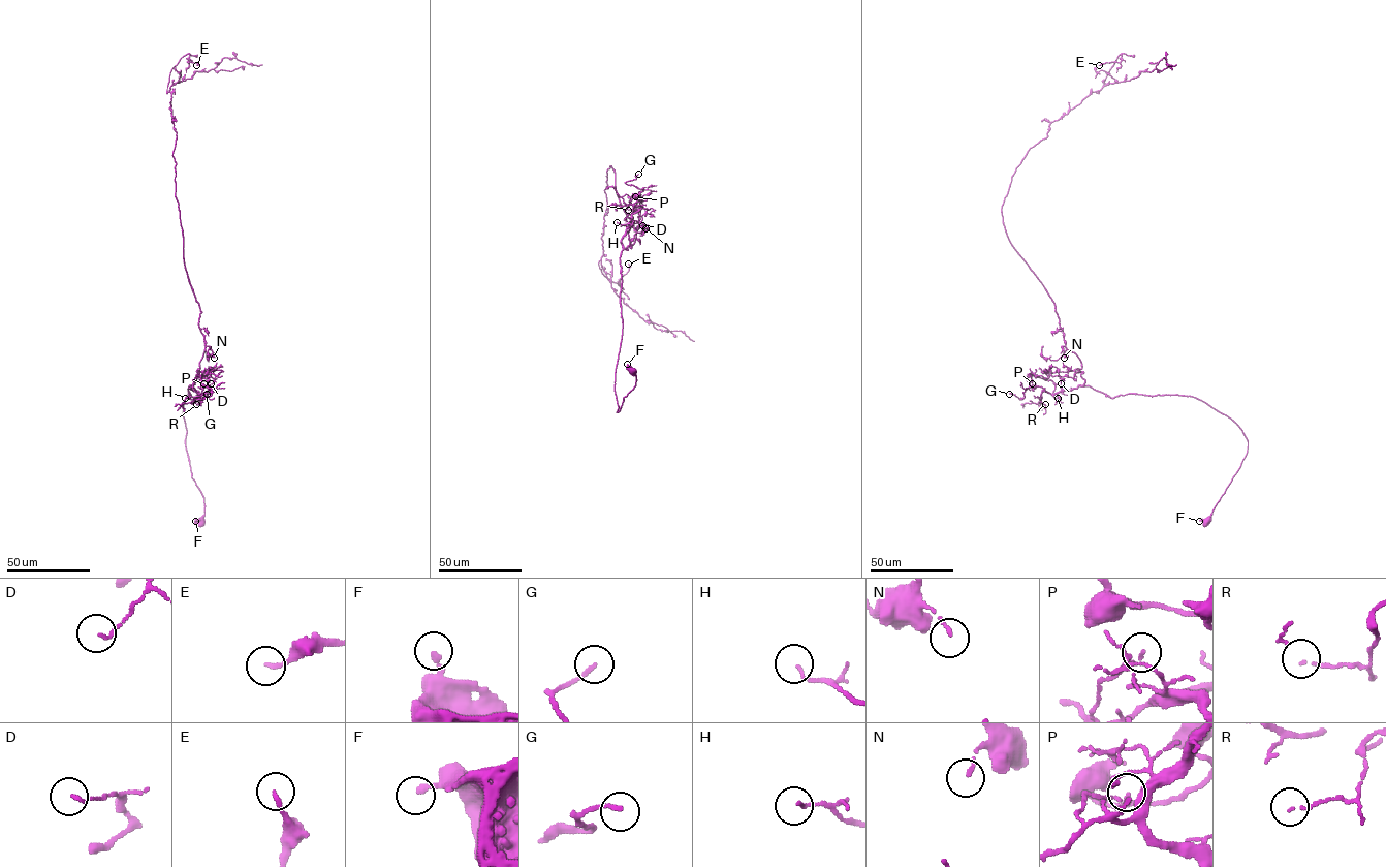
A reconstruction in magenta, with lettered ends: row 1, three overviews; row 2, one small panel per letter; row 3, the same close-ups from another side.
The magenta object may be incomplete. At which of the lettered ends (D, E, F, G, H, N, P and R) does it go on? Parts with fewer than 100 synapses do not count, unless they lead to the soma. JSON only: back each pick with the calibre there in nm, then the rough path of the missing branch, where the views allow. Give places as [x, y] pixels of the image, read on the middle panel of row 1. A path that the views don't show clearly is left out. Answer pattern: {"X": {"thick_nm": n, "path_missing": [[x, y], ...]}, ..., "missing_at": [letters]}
{"missing_at": []}

